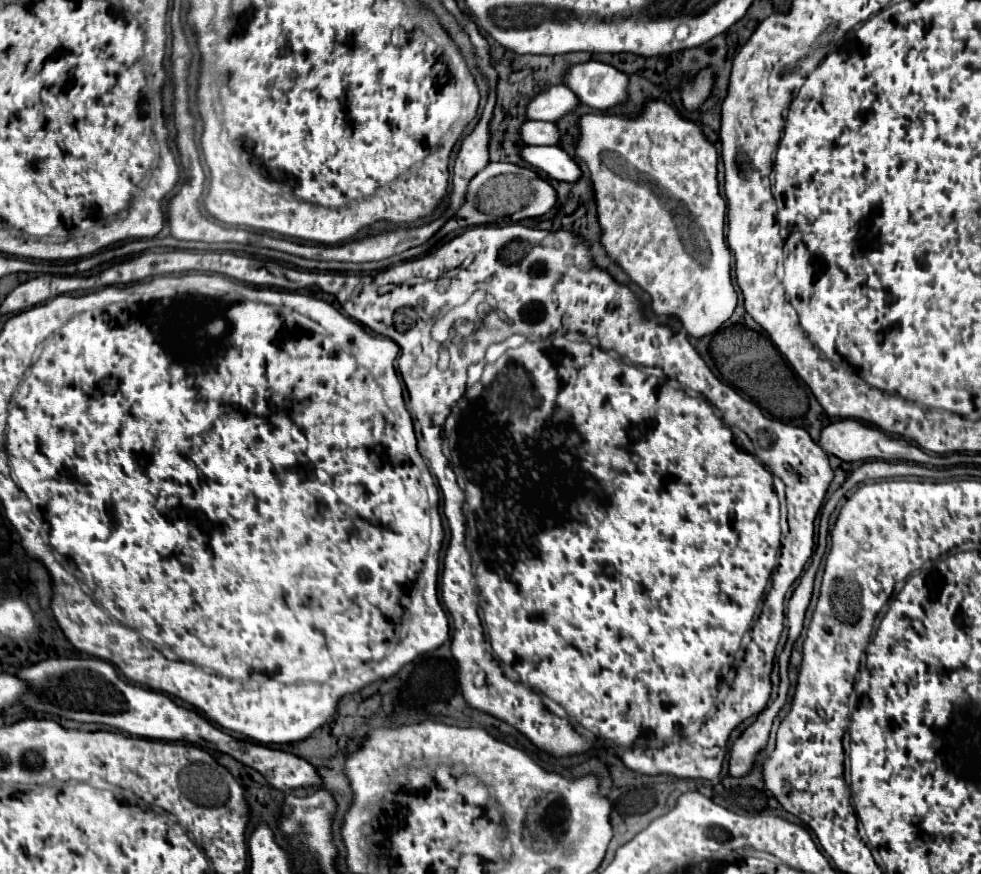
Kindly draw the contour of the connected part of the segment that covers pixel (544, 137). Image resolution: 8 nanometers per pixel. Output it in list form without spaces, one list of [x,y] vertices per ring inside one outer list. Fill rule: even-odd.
[[[526,120],[526,124],[522,124],[522,128],[520,128],[520,134],[526,144],[536,144],[536,146],[558,144],[562,138],[562,134],[554,122],[538,122],[538,120],[536,122]]]

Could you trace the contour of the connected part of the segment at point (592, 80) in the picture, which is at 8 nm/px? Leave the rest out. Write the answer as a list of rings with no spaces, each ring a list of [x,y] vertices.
[[[586,62],[572,66],[564,76],[564,84],[580,98],[580,102],[594,110],[610,110],[628,102],[630,78],[610,64]]]

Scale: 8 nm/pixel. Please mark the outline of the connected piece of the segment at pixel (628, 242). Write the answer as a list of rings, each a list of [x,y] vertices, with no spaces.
[[[650,100],[642,114],[638,118],[630,116],[612,116],[612,114],[586,114],[580,118],[580,138],[576,146],[576,154],[588,164],[592,172],[592,182],[594,182],[594,192],[596,192],[596,204],[598,204],[598,220],[602,226],[602,246],[606,248],[608,256],[614,258],[624,272],[652,296],[652,310],[656,314],[666,314],[666,316],[676,316],[682,322],[684,332],[690,336],[704,336],[710,332],[716,332],[734,312],[736,308],[736,292],[732,288],[730,280],[730,262],[732,254],[728,250],[726,238],[724,238],[724,218],[726,218],[726,202],[718,192],[718,180],[716,180],[716,164],[718,164],[718,154],[716,148],[706,140],[702,130],[690,122],[680,118],[668,104],[660,100]]]

